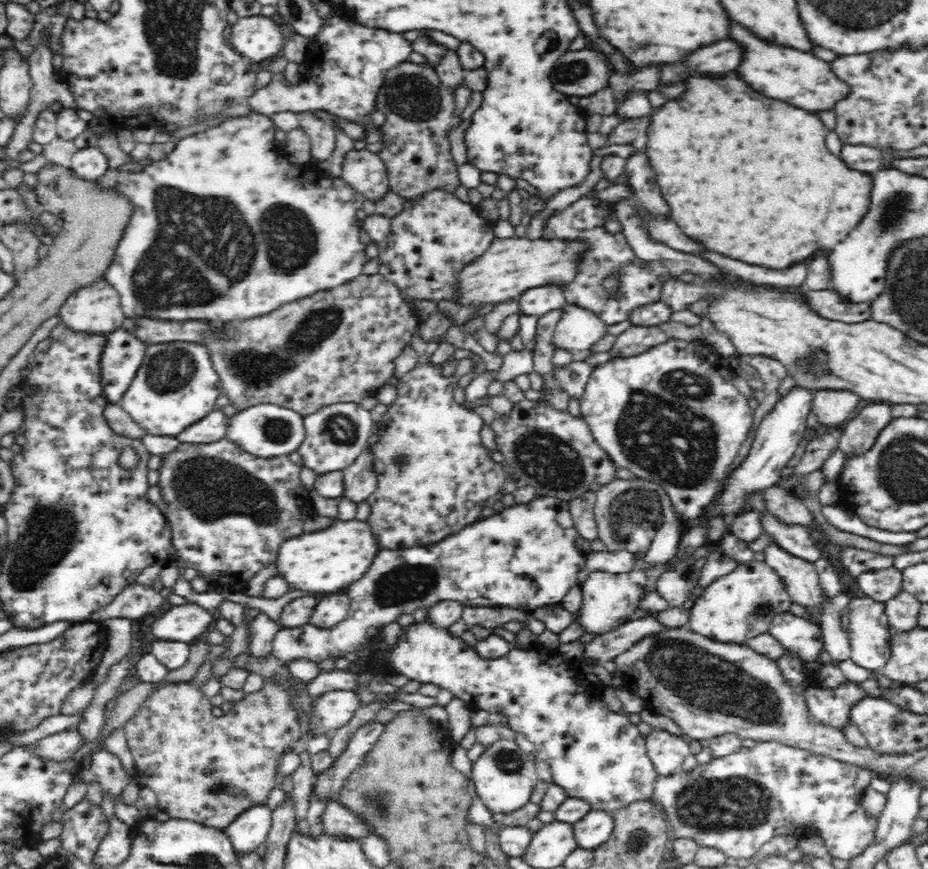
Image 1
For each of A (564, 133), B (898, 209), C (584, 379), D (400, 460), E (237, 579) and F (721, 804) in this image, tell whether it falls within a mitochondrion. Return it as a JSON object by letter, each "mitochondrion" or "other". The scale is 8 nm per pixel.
{"A":"other","B":"mitochondrion","C":"other","D":"mitochondrion","E":"other","F":"mitochondrion"}

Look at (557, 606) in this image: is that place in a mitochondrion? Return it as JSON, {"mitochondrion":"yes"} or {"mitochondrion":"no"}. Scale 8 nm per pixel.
{"mitochondrion":"no"}

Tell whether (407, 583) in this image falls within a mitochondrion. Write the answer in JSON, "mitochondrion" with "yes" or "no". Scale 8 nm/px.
{"mitochondrion":"yes"}

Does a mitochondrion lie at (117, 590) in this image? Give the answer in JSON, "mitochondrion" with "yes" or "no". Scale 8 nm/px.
{"mitochondrion":"no"}

